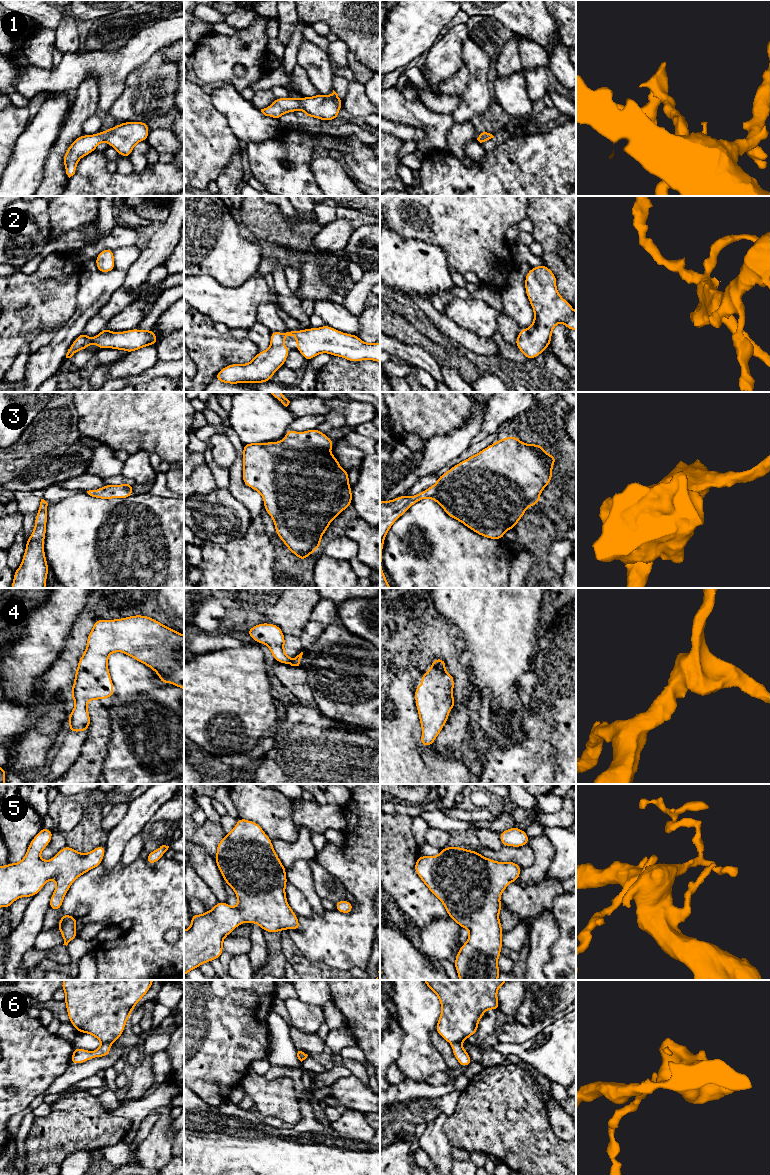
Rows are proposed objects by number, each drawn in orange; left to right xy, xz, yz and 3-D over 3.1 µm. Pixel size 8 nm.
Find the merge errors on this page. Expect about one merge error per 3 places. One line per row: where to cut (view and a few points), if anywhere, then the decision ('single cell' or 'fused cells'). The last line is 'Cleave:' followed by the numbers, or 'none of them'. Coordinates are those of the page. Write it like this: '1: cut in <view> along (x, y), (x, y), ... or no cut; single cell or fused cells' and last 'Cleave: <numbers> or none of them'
1: no cut; single cell
2: no cut; single cell
3: no cut; single cell
4: no cut; single cell
5: no cut; single cell
6: cut in xy along (102, 1042), (110, 1044); fused cells
Cleave: 6

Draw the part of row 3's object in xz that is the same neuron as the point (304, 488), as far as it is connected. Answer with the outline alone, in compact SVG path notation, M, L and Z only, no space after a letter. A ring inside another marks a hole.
M288 428L285 438L277 442L243 443L243 482L261 494L264 509L274 521L277 536L301 562L320 548L321 538L332 520L352 504L348 471L330 453L333 446L333 440L317 428L304 432Z

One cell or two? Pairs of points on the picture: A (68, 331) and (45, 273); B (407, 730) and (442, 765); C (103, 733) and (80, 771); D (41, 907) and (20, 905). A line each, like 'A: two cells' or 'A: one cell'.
A: two cells
B: one cell
C: one cell
D: two cells

